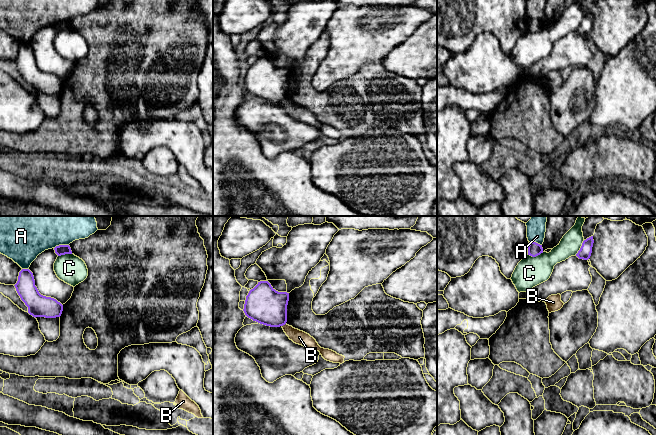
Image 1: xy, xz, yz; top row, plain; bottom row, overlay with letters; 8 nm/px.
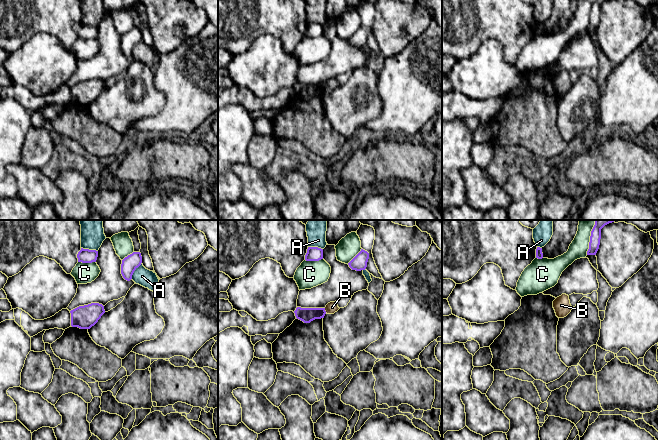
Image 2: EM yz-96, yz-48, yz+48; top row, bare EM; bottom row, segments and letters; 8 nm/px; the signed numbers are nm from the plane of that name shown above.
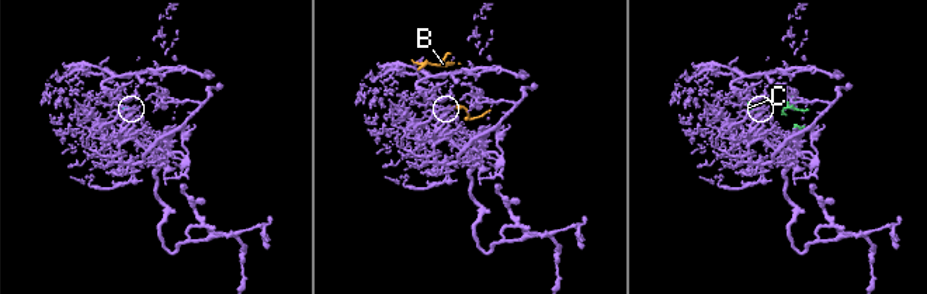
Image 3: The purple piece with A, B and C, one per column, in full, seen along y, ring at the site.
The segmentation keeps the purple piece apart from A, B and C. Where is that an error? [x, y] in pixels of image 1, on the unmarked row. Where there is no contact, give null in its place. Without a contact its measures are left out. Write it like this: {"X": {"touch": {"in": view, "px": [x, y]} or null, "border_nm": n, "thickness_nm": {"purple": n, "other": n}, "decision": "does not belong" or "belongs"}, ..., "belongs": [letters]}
{"A": {"touch": {"in": "xy", "px": [61, 21]}, "border_nm": 120, "thickness_nm": {"purple": 80, "other": 260}, "decision": "does not belong"}, "B": {"touch": {"in": "xz", "px": [283, 100]}, "border_nm": 40, "thickness_nm": {"purple": 300, "other": 110}, "decision": "does not belong"}, "C": {"touch": {"in": "yz", "px": [535, 32]}, "border_nm": 130, "thickness_nm": {"purple": 110, "other": 240}, "decision": "does not belong"}, "belongs": []}

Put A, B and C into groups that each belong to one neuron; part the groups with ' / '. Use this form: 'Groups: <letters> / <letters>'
Groups: A / B / C

